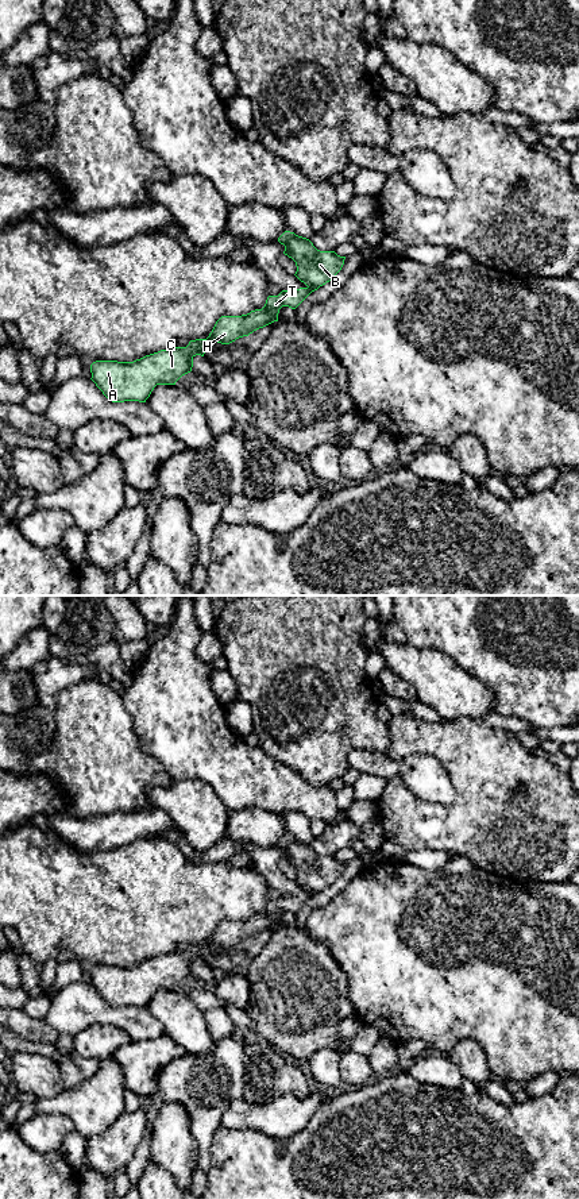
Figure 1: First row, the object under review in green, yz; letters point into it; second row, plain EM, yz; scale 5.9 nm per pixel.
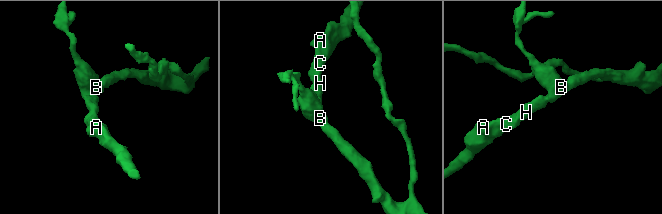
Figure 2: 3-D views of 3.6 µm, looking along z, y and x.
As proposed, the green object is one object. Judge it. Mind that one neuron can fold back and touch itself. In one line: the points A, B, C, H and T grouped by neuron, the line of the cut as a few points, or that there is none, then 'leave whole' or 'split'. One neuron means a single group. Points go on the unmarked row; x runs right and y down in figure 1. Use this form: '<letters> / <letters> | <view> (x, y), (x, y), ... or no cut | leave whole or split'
A B C H T | no cut | leave whole

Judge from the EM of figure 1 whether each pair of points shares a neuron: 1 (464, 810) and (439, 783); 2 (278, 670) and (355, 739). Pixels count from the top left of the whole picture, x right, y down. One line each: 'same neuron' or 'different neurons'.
1: different neurons
2: same neuron

